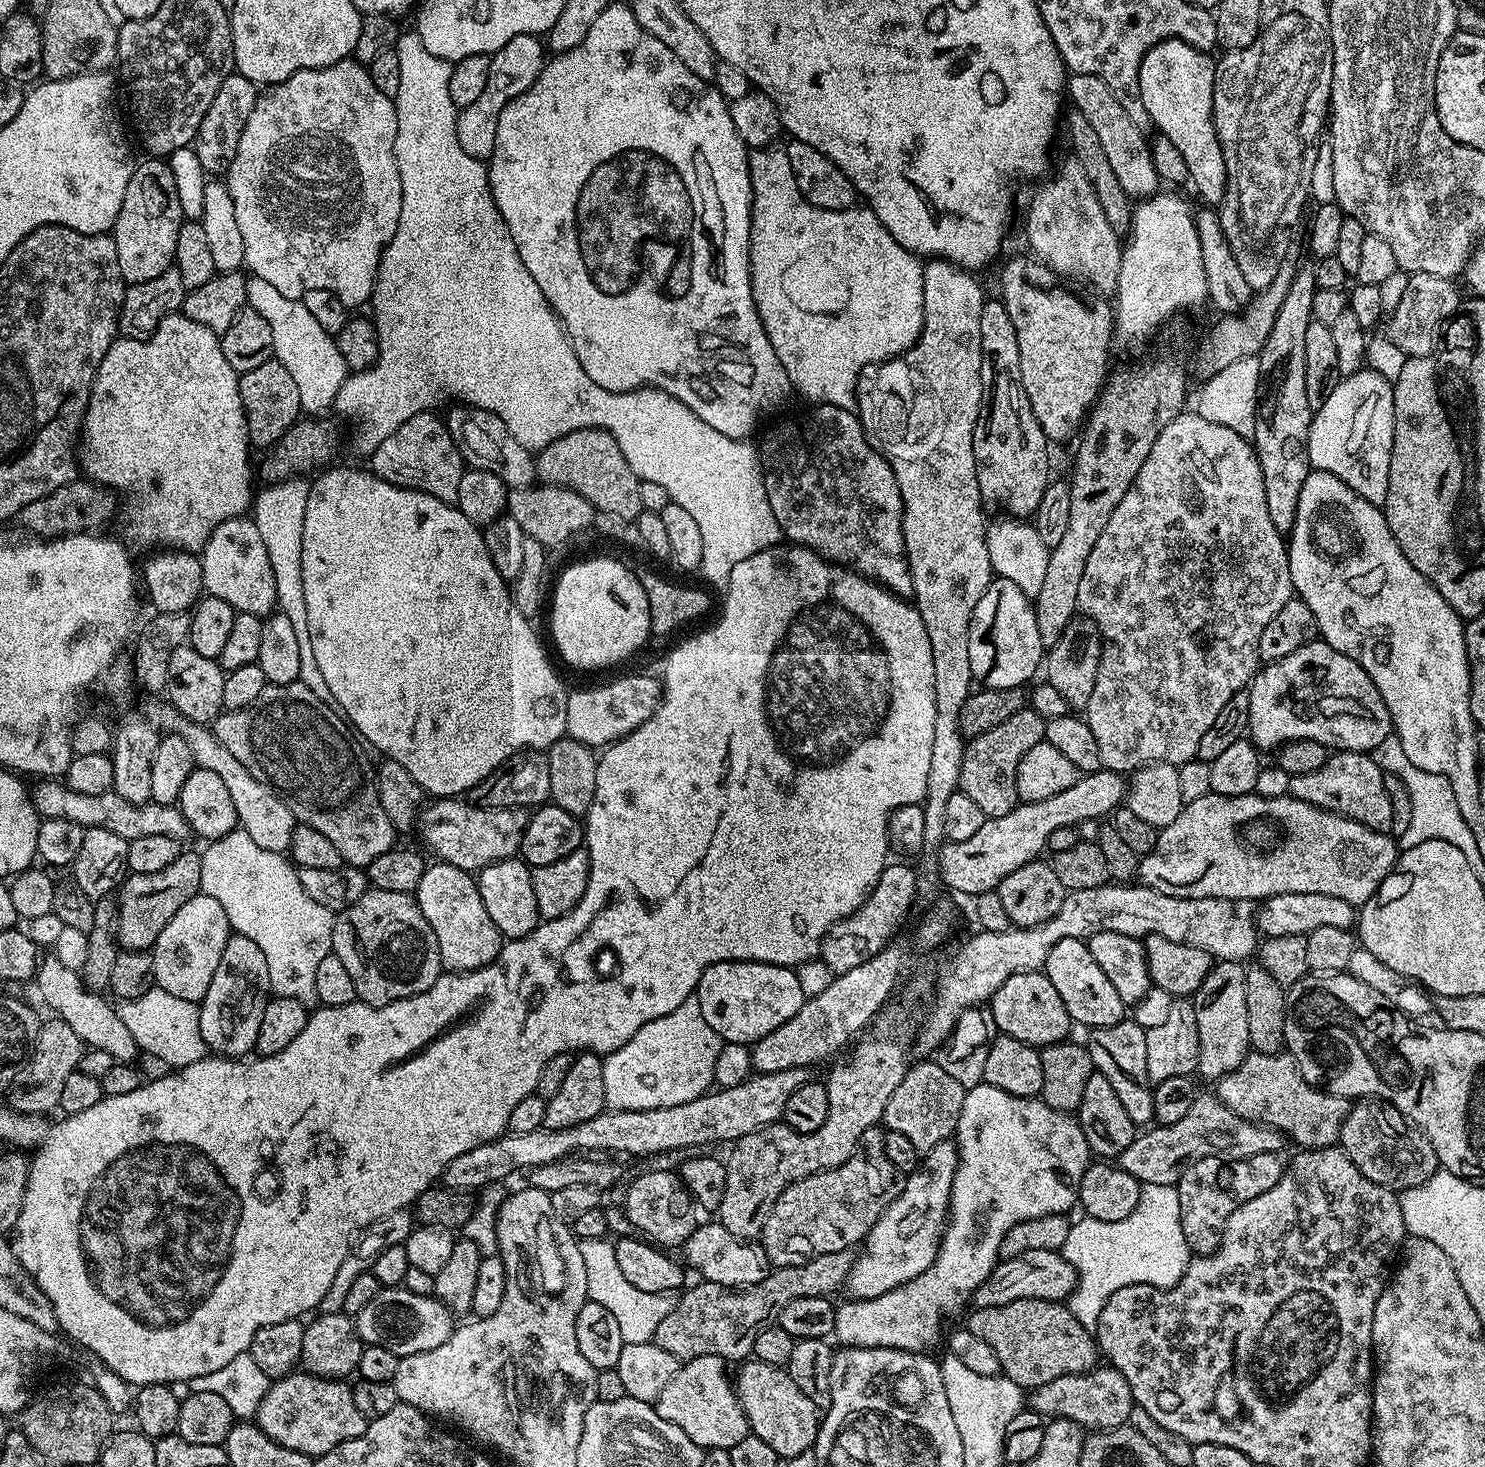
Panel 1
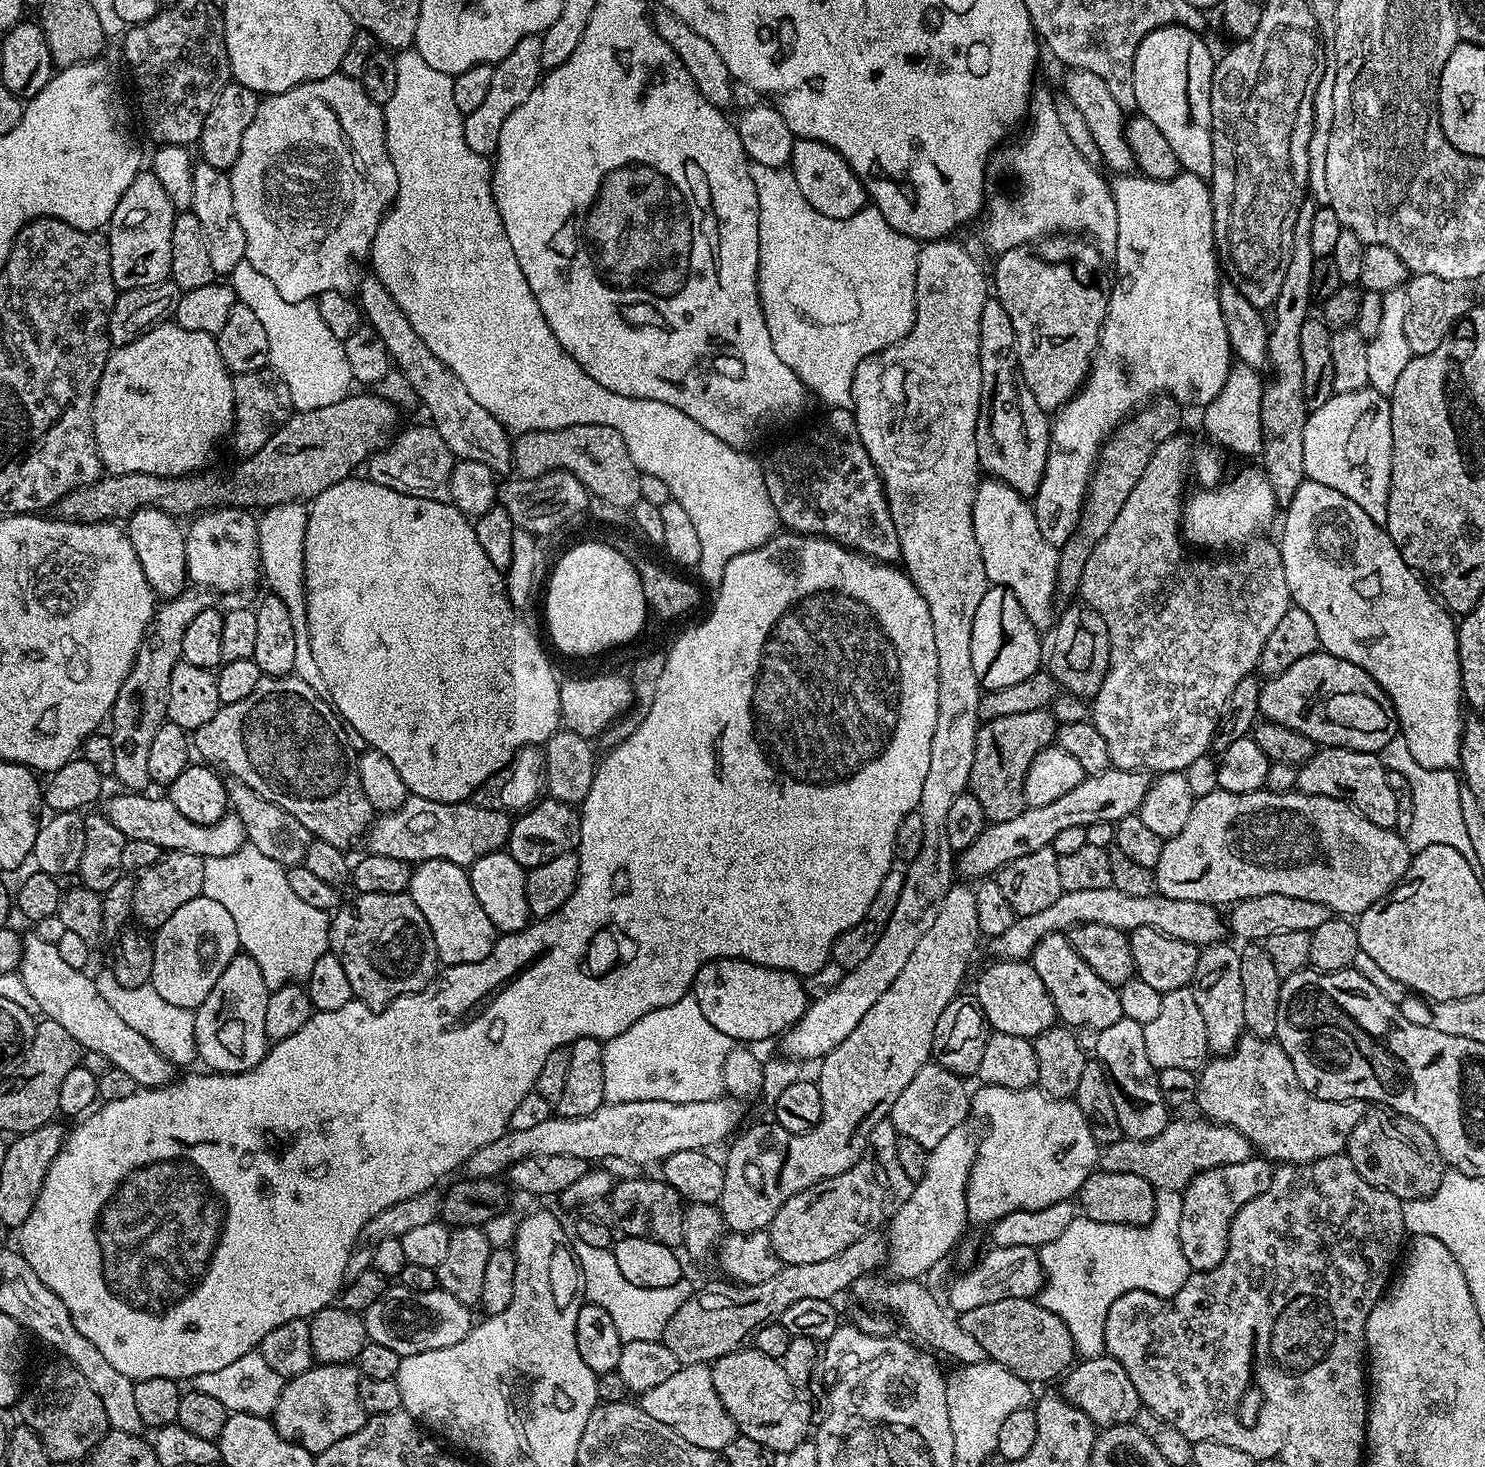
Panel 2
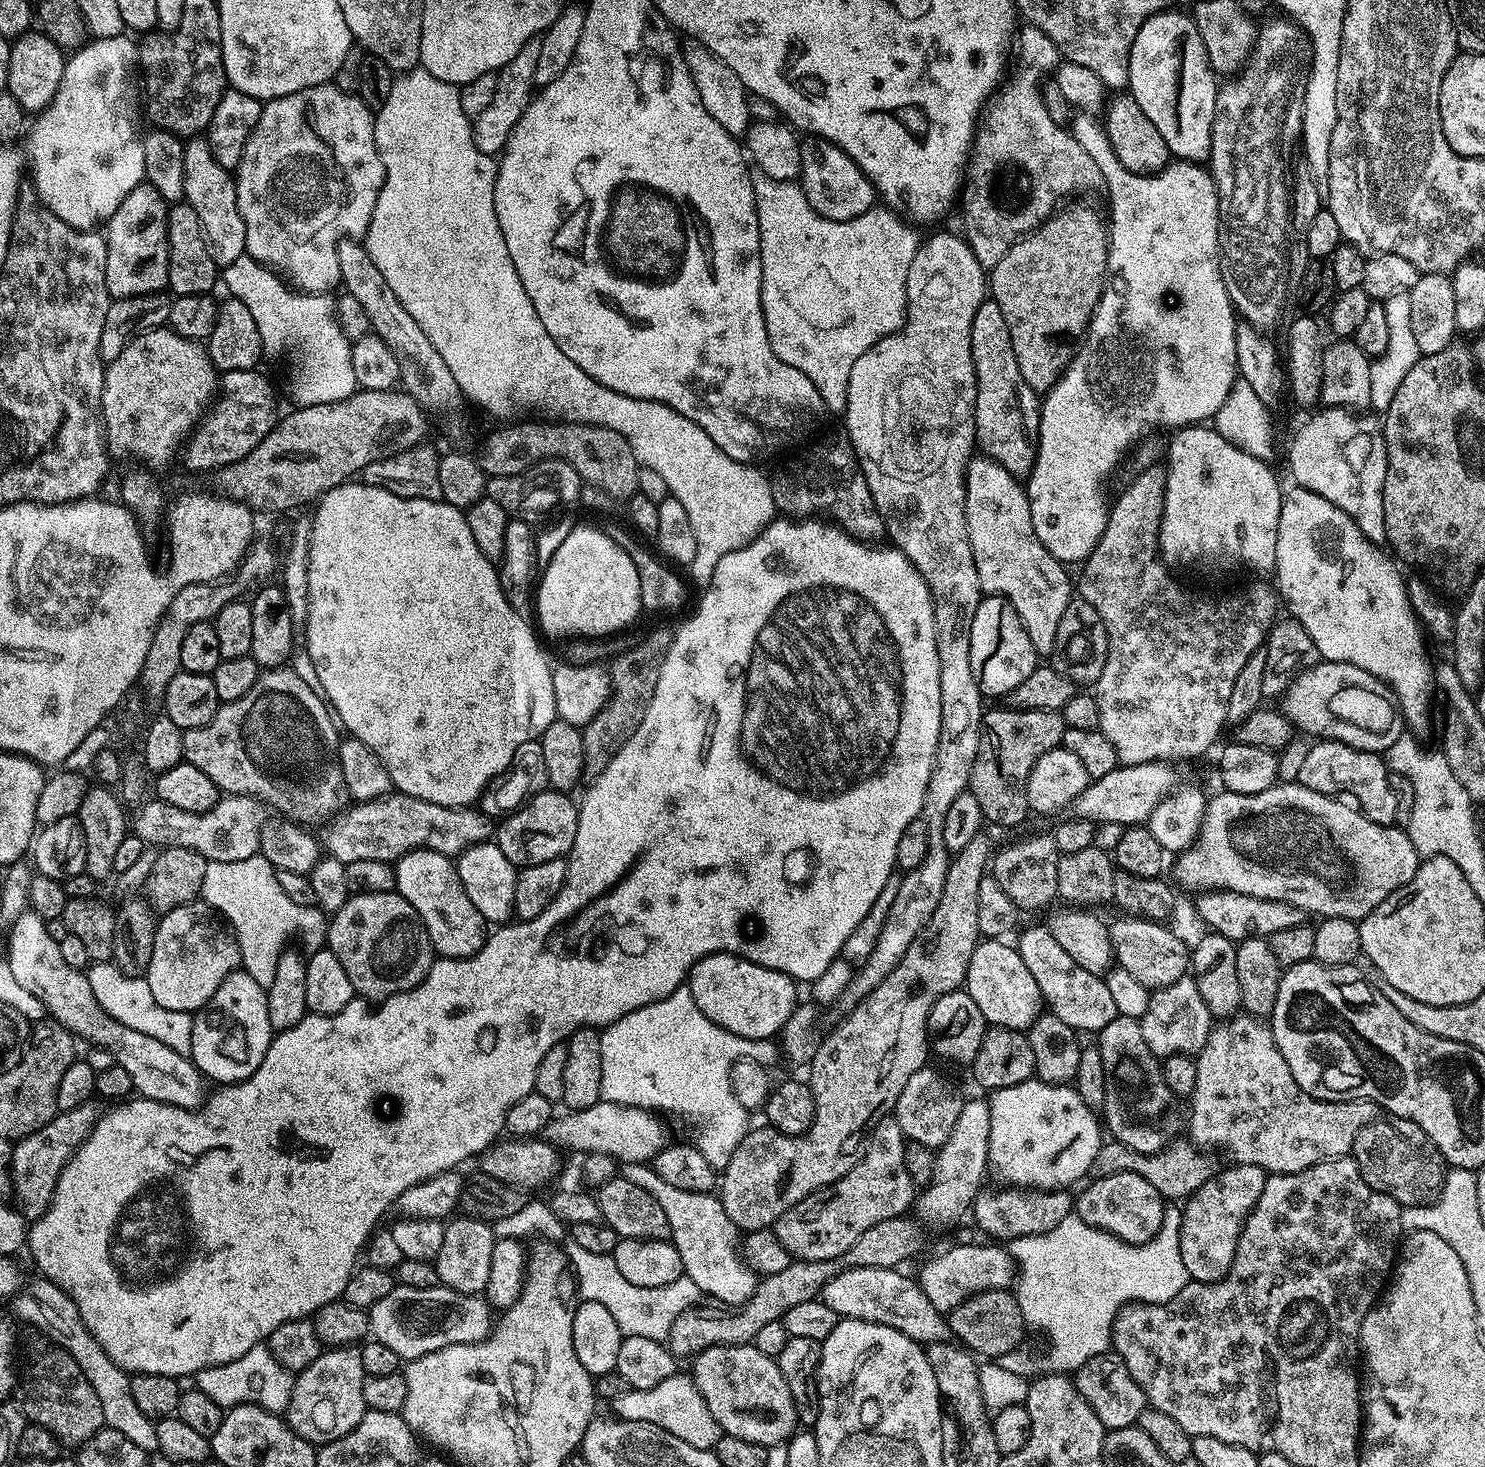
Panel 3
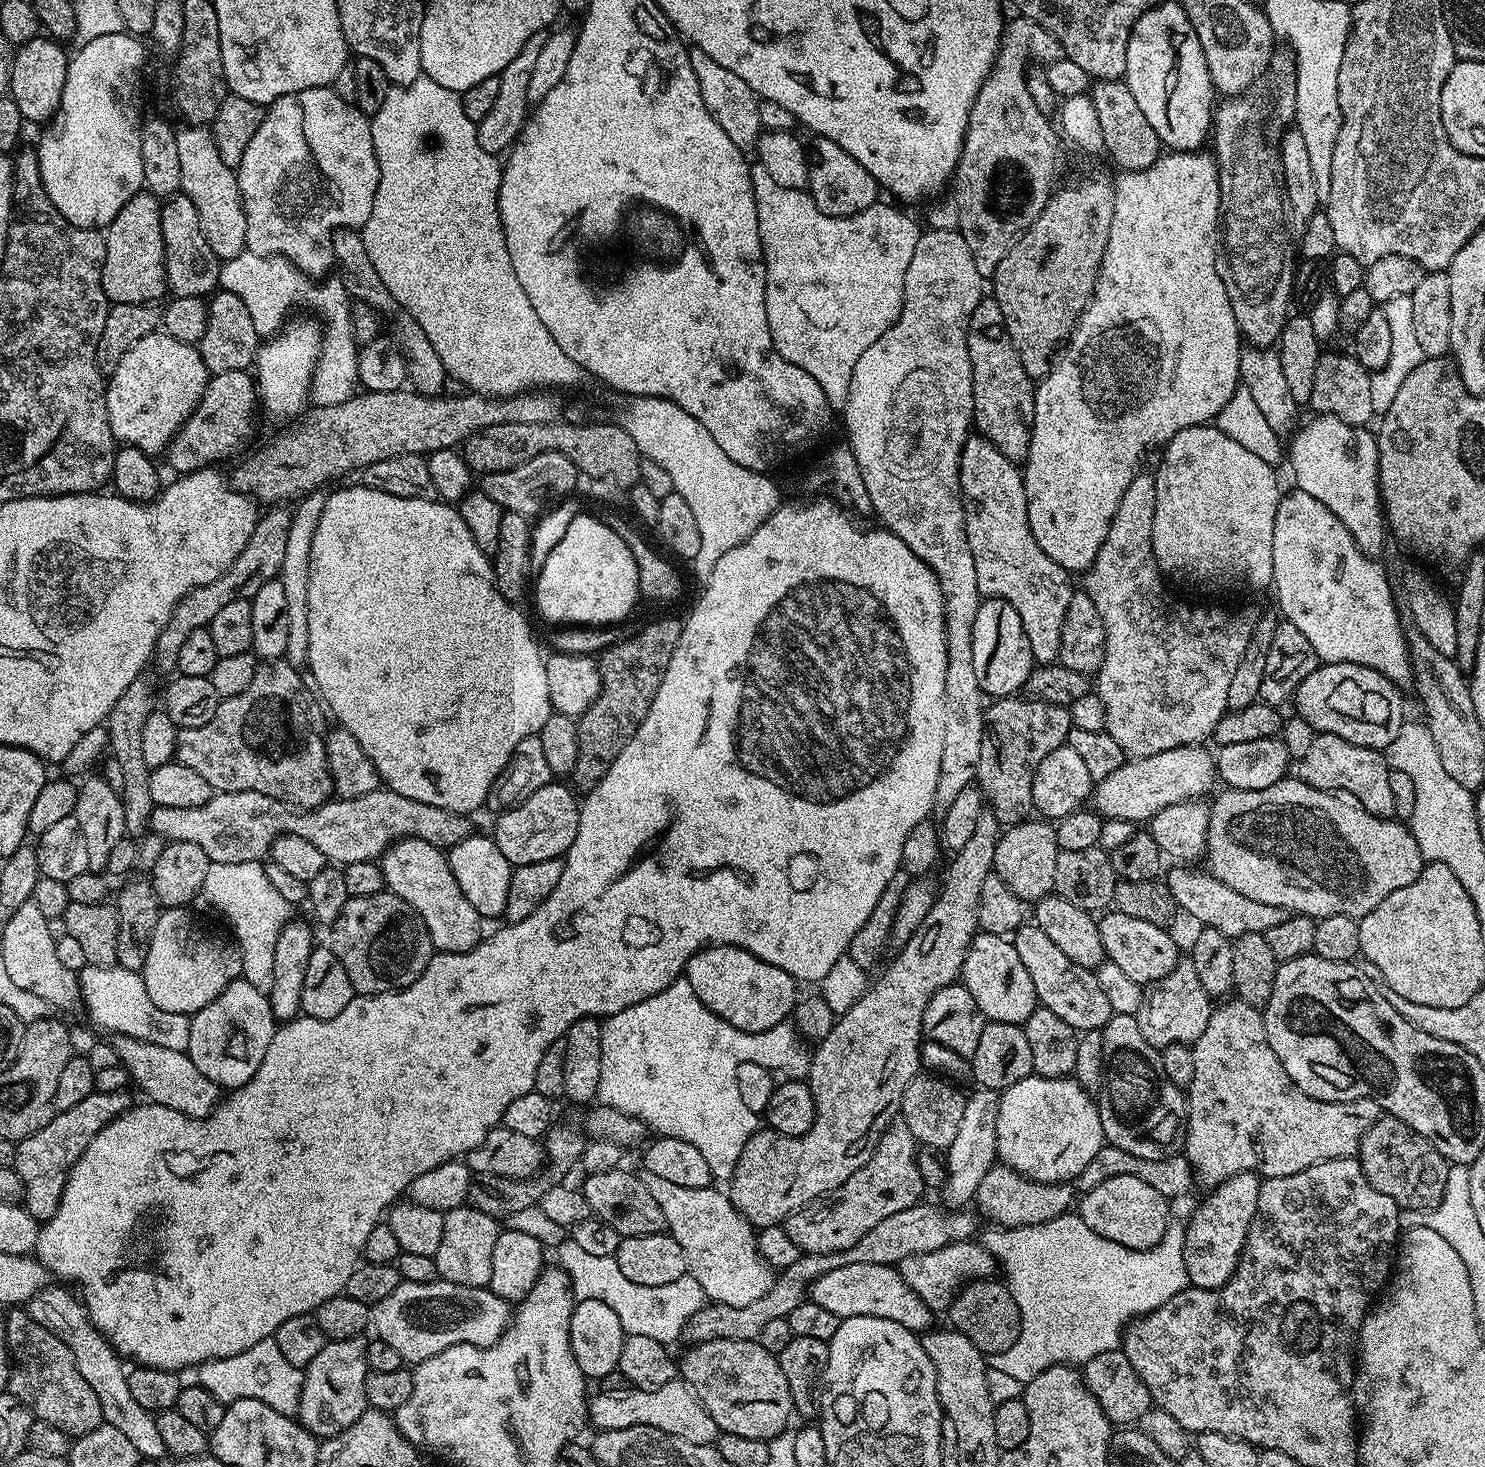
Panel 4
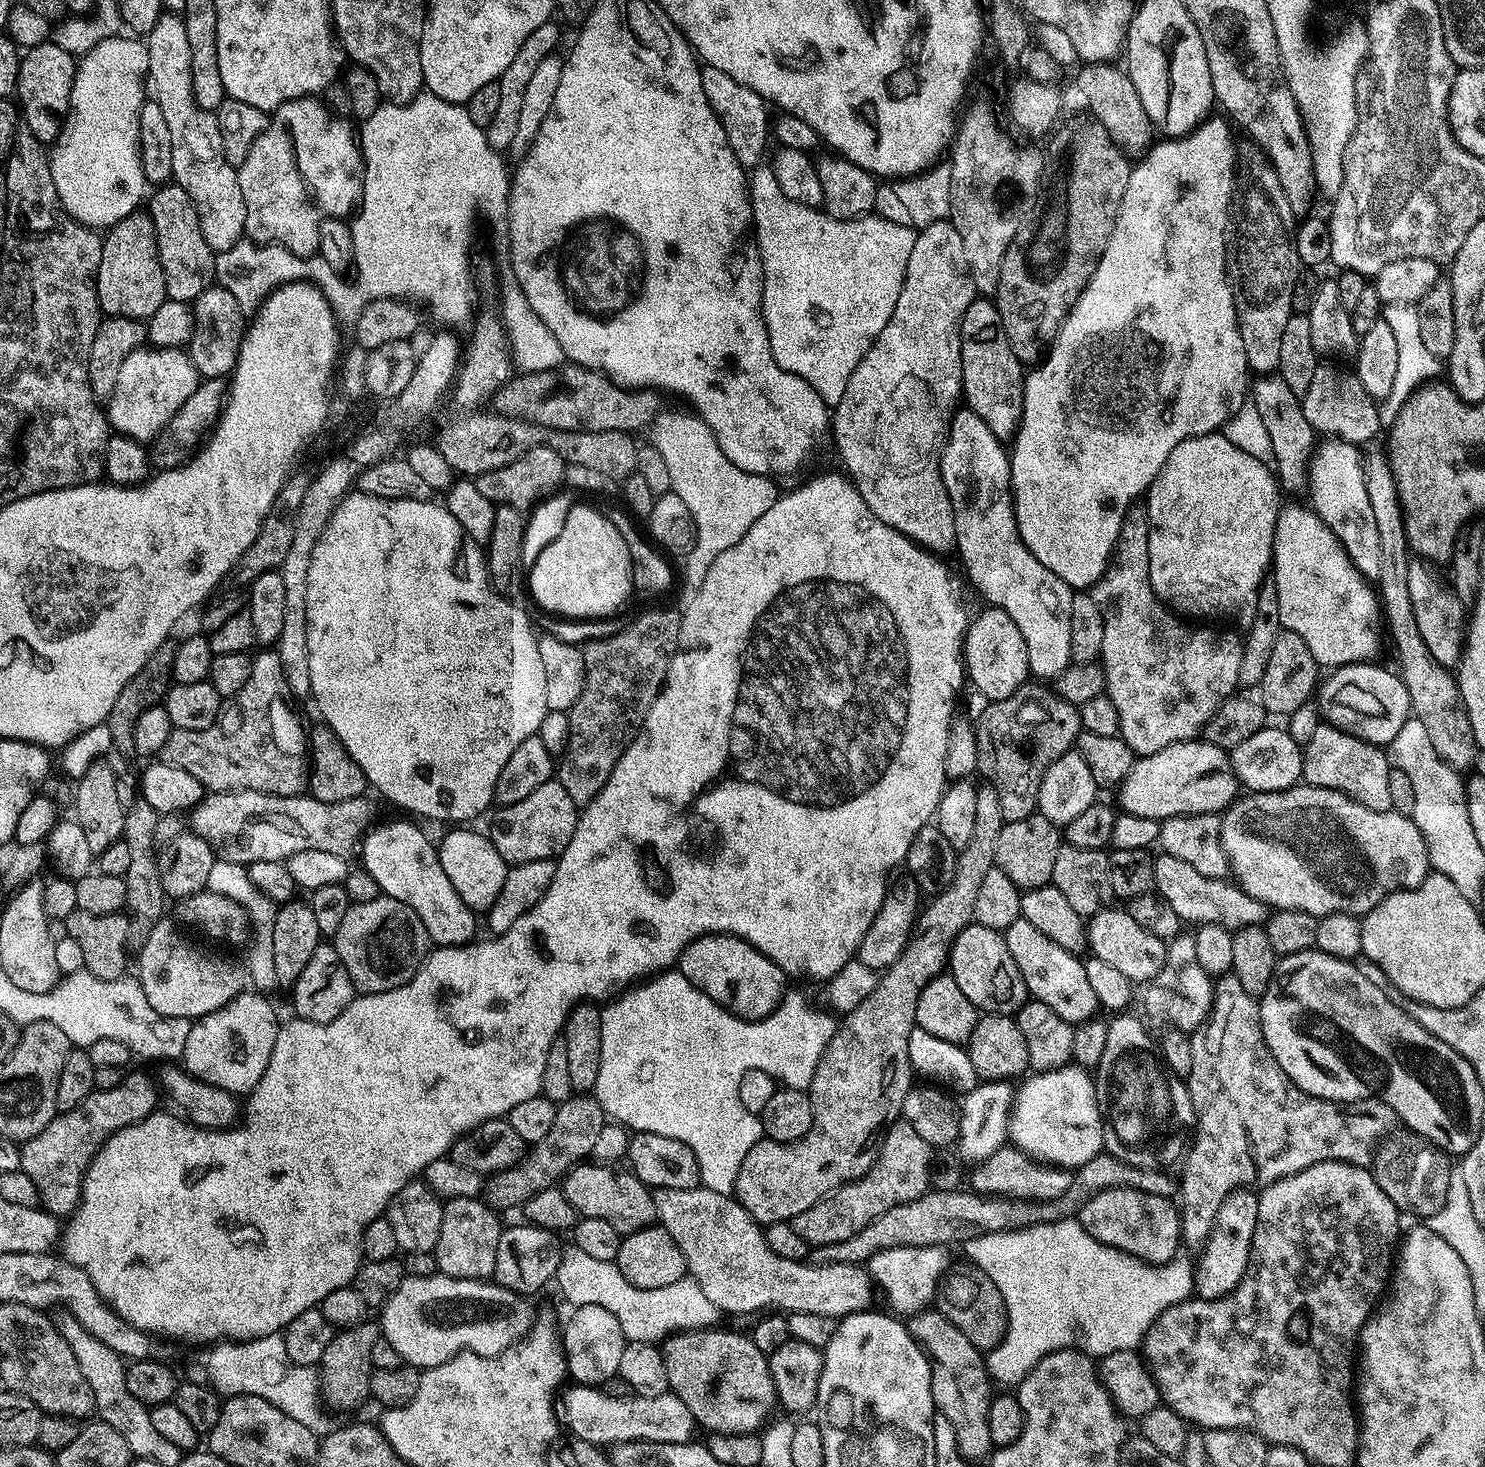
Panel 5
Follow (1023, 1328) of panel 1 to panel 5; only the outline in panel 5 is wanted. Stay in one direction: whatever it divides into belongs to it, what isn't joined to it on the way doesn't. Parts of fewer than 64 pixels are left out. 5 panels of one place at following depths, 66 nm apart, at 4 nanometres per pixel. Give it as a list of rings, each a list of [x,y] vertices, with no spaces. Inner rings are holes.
[[[953,1267],[940,1281],[936,1290],[935,1307],[943,1316],[950,1318],[950,1322],[954,1322],[954,1326],[958,1326],[958,1330],[962,1330],[962,1334],[966,1334],[966,1338],[970,1338],[976,1348],[996,1348],[1008,1332],[1006,1302],[1002,1294],[998,1294],[998,1286],[990,1282],[990,1278],[981,1268],[967,1267]]]

